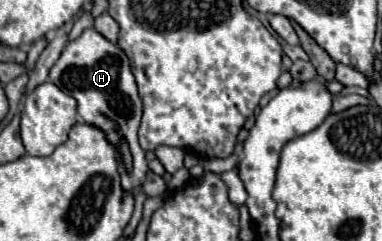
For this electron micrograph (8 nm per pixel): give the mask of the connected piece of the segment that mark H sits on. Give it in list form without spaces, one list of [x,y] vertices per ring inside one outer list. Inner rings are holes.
[[[88,28],[82,32],[80,38],[66,44],[66,48],[62,50],[62,56],[58,58],[58,62],[50,70],[50,80],[62,92],[70,94],[78,102],[80,120],[106,130],[110,142],[118,142],[120,134],[126,138],[130,152],[132,152],[134,168],[132,168],[132,172],[126,172],[124,168],[120,168],[122,188],[134,190],[136,186],[140,186],[146,172],[148,172],[146,154],[138,144],[138,126],[140,126],[140,118],[142,118],[142,102],[138,98],[136,82],[134,82],[126,54],[116,44],[108,42],[102,34],[98,34],[94,28]],[[114,126],[120,126],[120,132],[116,132]]]

